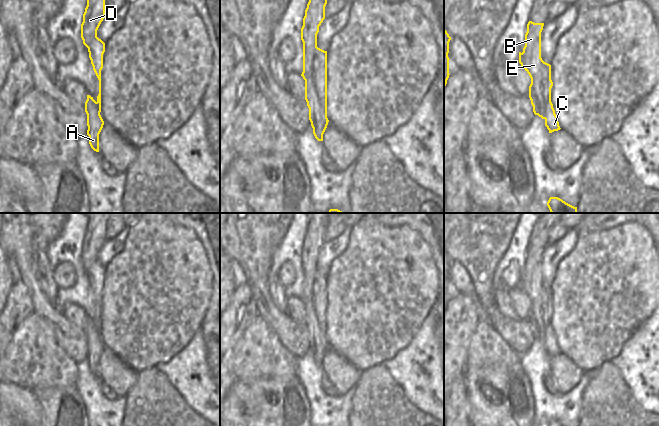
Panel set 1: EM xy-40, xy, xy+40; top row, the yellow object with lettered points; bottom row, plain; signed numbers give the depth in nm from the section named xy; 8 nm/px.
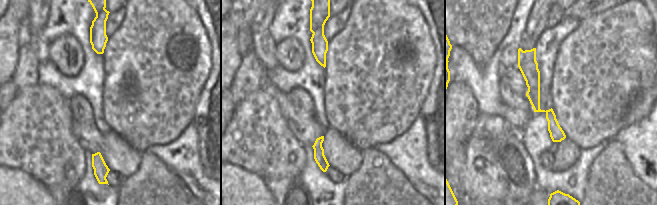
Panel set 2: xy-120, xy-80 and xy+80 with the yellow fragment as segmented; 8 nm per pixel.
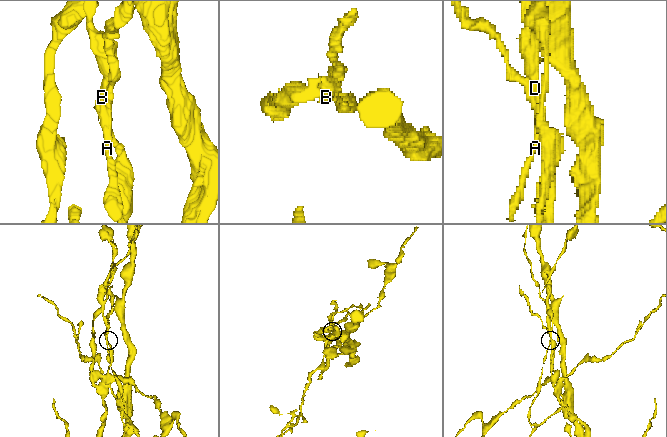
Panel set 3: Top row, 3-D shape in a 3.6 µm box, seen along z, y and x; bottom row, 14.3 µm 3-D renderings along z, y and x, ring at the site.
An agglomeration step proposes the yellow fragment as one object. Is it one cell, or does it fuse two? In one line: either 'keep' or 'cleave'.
cleave

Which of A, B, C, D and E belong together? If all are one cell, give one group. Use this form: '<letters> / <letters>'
A B D E / C

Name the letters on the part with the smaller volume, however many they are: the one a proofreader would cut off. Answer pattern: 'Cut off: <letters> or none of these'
Cut off: A, B, D, E

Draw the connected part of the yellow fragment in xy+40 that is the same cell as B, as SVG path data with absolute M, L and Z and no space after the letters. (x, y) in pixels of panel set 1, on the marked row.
M528 22L525 46L523 52L519 52L519 63L531 78L529 98L533 106L533 112L545 119L545 101L542 93L543 60L541 58L541 32L543 26L544 23Z

